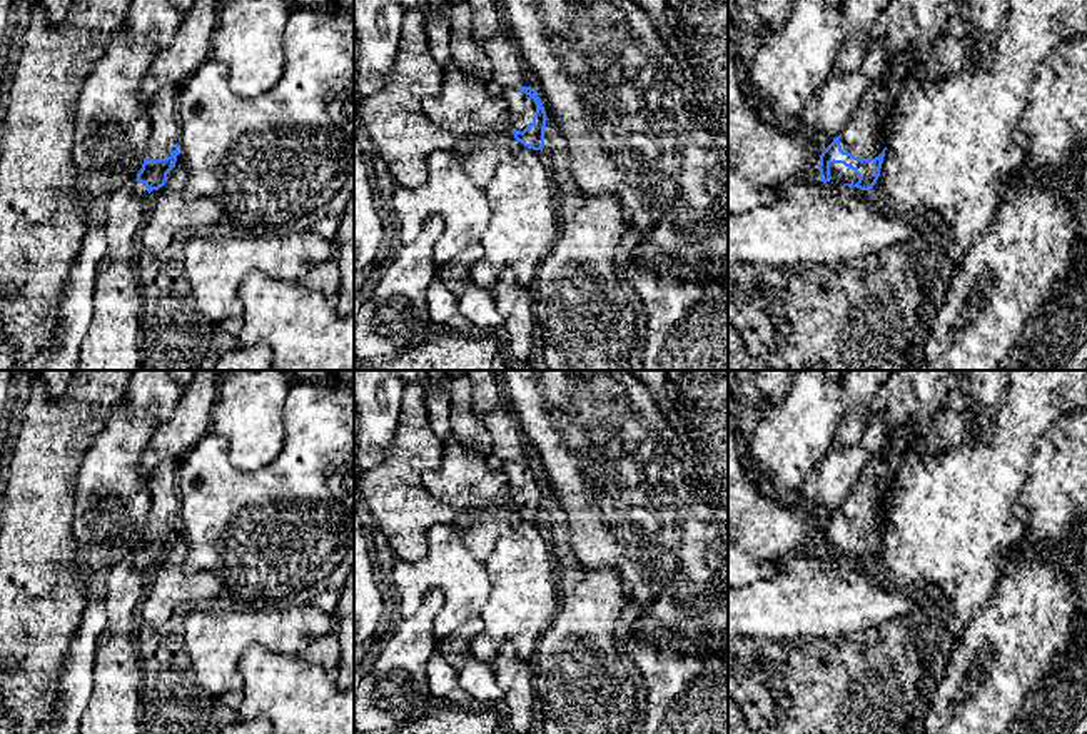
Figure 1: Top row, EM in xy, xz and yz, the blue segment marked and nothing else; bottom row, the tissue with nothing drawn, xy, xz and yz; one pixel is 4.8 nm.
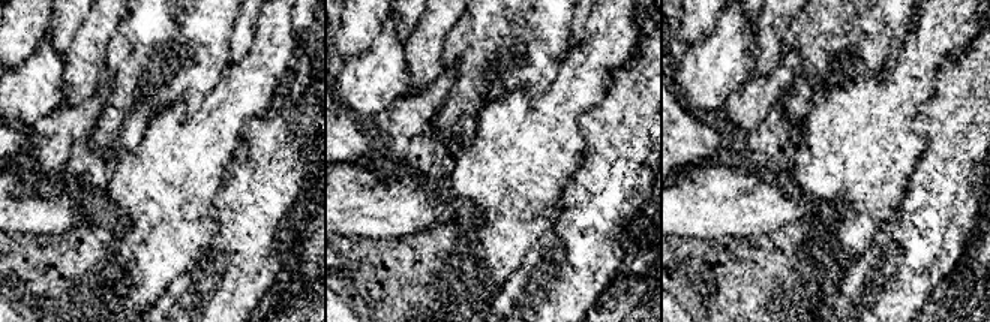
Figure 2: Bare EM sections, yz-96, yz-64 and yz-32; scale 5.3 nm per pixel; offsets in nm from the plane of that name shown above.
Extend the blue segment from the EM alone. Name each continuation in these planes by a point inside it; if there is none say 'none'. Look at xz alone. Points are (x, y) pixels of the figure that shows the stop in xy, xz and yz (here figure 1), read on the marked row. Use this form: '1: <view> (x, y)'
1: xz (521, 107)

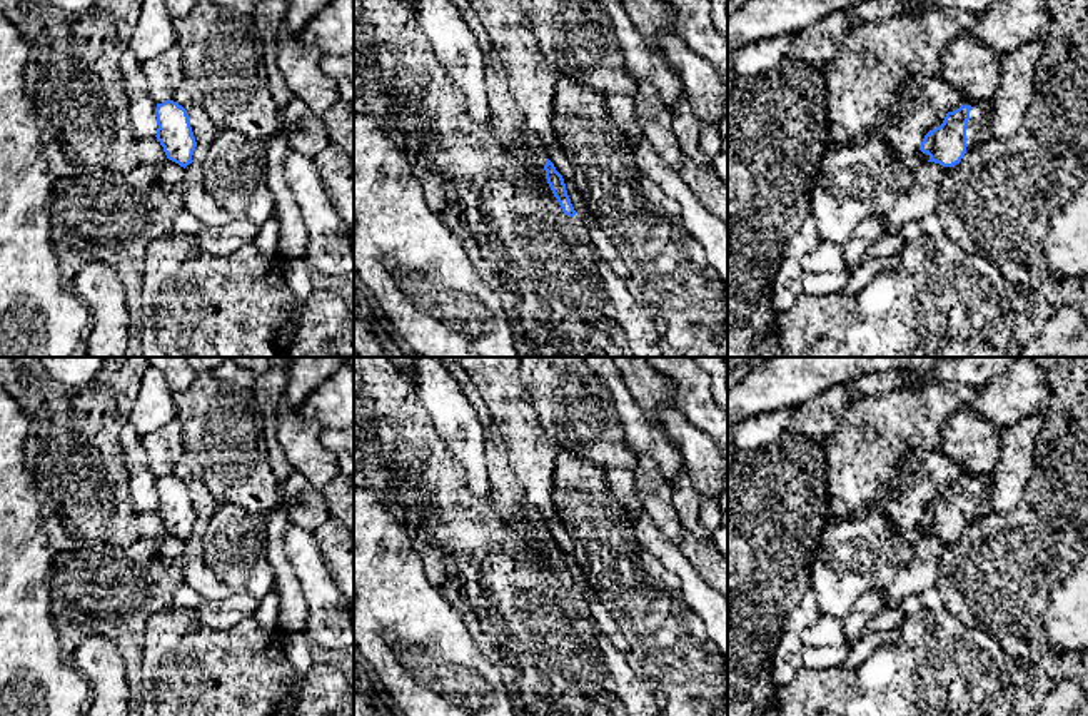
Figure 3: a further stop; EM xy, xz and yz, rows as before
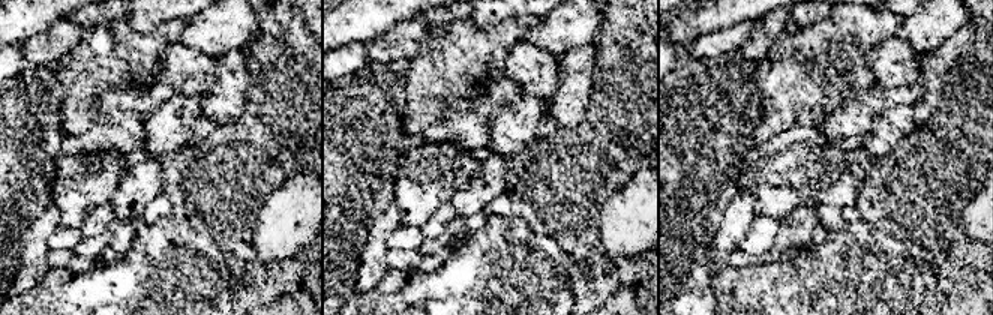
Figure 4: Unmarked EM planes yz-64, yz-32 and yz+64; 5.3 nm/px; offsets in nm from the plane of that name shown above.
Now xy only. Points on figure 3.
none

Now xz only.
none

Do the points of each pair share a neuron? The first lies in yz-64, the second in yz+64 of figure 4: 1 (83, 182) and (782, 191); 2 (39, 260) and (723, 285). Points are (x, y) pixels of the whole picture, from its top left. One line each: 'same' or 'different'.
1: same
2: different

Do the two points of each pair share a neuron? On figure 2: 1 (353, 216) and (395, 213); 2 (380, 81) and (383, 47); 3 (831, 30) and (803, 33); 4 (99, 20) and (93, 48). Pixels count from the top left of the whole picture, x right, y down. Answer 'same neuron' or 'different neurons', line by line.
1: same neuron
2: same neuron
3: same neuron
4: same neuron

